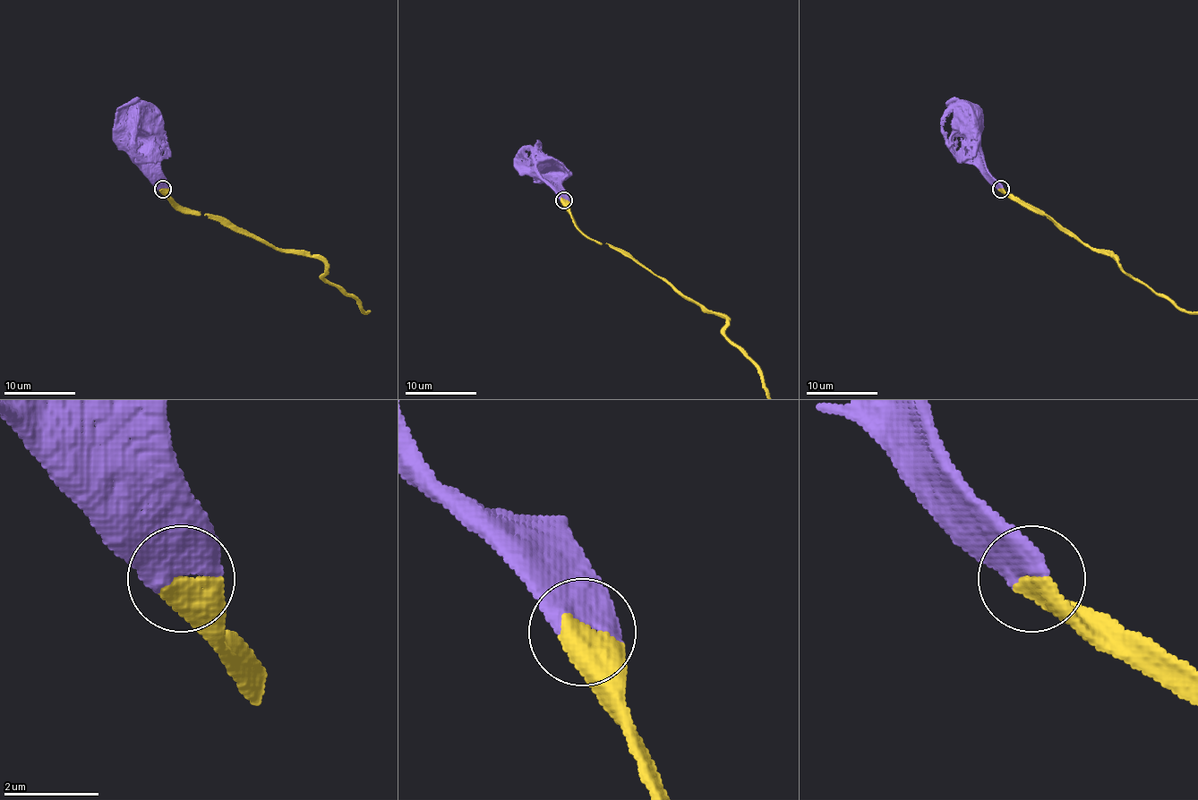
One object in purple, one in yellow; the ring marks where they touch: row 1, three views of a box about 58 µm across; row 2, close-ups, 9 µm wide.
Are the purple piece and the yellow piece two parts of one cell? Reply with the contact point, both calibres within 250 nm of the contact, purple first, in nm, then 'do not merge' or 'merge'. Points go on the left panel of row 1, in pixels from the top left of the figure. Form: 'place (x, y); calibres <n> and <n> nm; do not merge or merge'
place (162, 189); calibres 480 and 480 nm; merge

